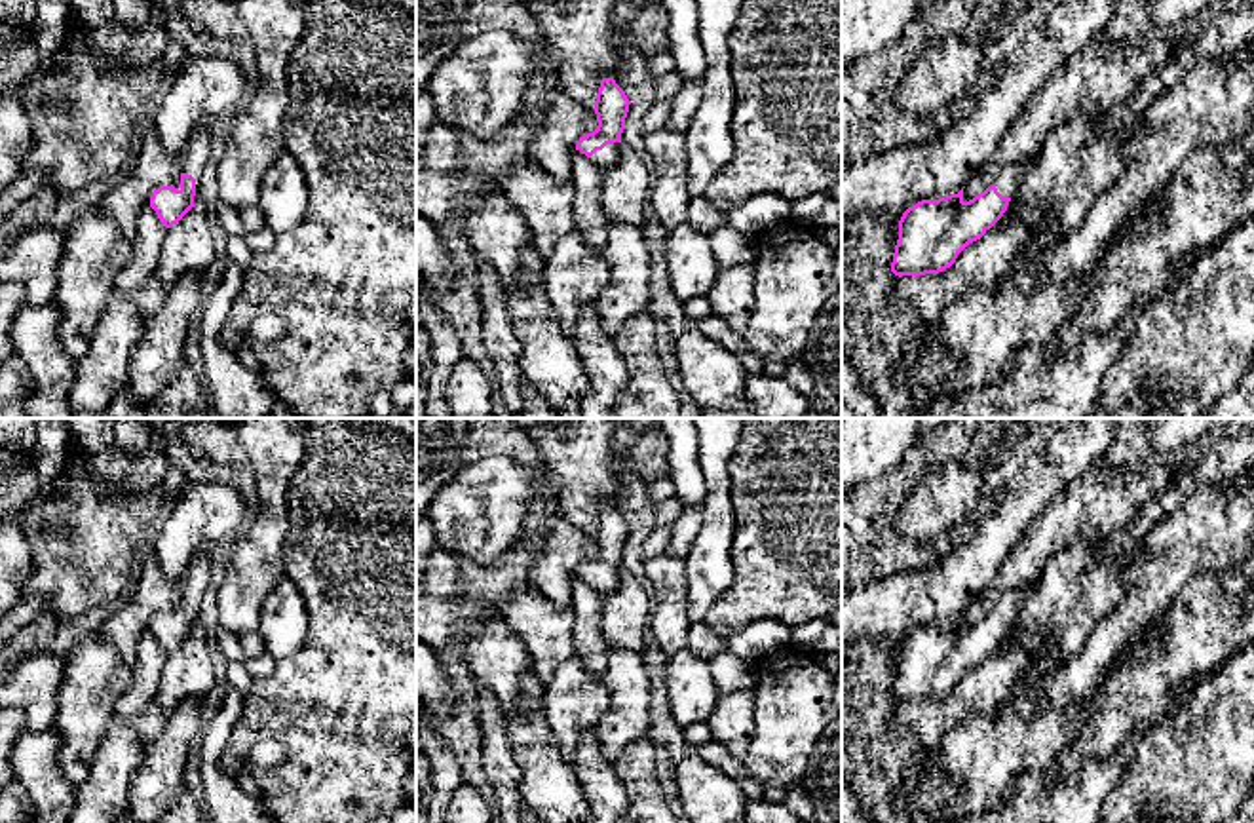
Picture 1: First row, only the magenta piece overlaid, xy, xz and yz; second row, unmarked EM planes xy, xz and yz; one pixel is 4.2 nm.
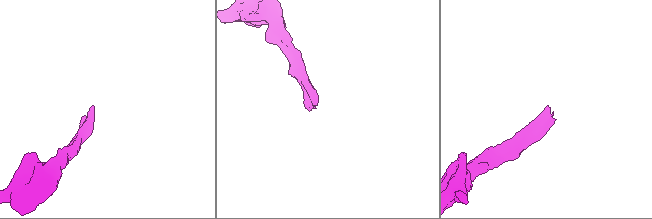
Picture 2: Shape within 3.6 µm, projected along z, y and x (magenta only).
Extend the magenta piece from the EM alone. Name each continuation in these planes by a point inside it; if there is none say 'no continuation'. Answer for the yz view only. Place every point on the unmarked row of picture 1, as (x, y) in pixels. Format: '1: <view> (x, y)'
1: yz (1007, 609)

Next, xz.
1: xz (605, 584)

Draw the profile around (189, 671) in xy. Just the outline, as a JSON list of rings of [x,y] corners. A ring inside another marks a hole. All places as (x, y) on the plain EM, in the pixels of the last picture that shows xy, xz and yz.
[[[200,622],[194,633],[171,654],[167,654],[162,679],[158,682],[158,703],[171,713],[184,698],[203,698],[215,686],[215,667],[207,637]]]

